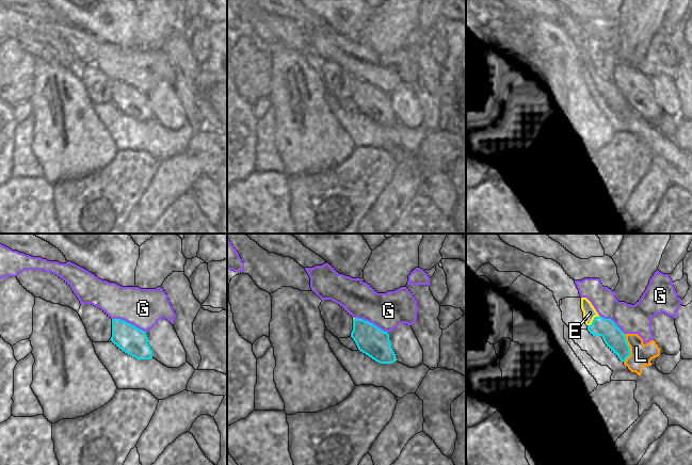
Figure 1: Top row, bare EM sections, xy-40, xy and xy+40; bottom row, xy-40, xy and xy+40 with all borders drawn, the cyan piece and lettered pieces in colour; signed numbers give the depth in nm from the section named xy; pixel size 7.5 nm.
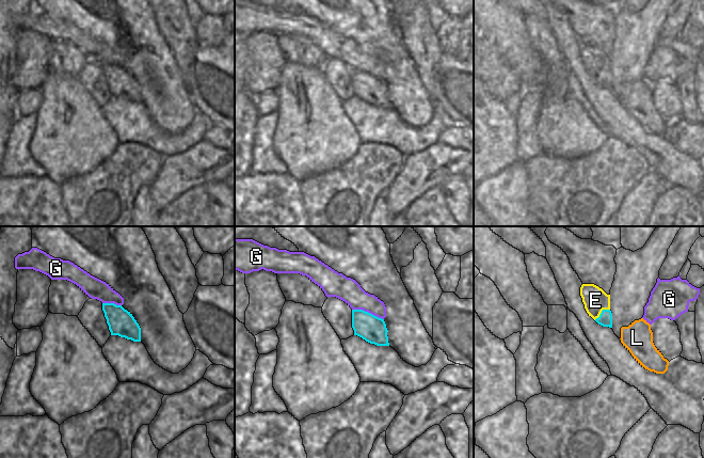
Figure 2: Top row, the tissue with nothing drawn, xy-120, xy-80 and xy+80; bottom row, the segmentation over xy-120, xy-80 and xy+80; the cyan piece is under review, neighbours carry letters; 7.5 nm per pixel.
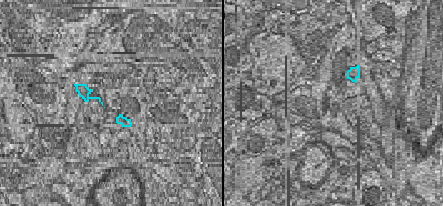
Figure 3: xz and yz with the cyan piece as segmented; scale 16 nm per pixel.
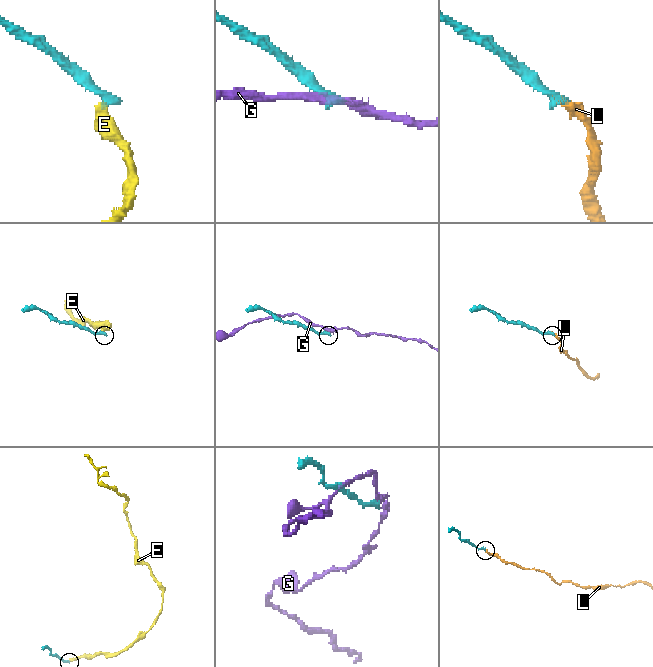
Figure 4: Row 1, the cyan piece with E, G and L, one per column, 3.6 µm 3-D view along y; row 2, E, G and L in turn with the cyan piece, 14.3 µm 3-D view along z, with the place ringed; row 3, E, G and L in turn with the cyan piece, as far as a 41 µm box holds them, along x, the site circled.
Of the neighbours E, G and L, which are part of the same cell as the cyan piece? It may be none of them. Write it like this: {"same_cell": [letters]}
{"same_cell": ["L"]}

